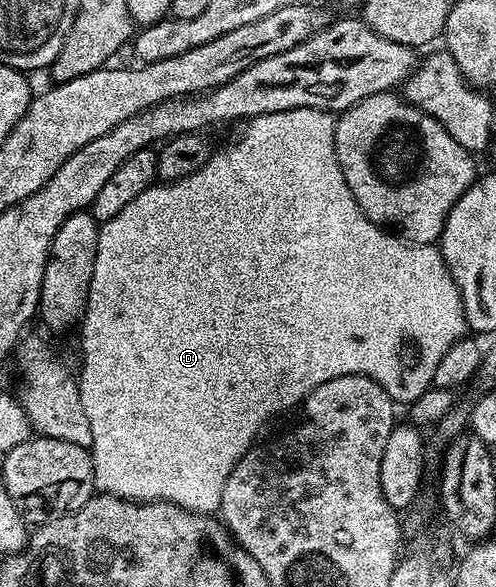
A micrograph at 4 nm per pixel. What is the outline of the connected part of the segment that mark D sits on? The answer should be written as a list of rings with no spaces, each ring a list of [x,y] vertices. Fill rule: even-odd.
[[[290,109],[280,113],[266,113],[260,117],[252,117],[242,126],[243,134],[236,139],[232,145],[227,145],[224,149],[216,148],[212,152],[211,158],[193,175],[183,178],[182,181],[170,183],[156,183],[150,189],[146,189],[121,215],[113,219],[102,222],[97,239],[97,259],[93,263],[93,279],[89,283],[89,295],[87,296],[87,306],[83,308],[81,318],[81,330],[83,334],[79,337],[79,345],[83,348],[83,366],[77,369],[77,380],[79,382],[79,394],[81,395],[81,407],[85,407],[85,419],[89,419],[89,427],[93,431],[93,443],[91,444],[91,462],[95,472],[95,487],[100,494],[113,497],[124,497],[126,501],[136,503],[146,503],[148,501],[168,501],[174,505],[180,505],[183,509],[188,509],[190,513],[201,513],[211,515],[218,510],[221,503],[221,491],[225,491],[225,479],[233,471],[233,467],[240,461],[248,449],[256,444],[255,436],[259,433],[259,428],[266,423],[270,417],[275,417],[278,413],[283,413],[286,409],[302,406],[303,400],[321,383],[329,383],[329,379],[337,379],[341,375],[365,375],[369,379],[376,381],[381,388],[389,394],[391,400],[396,403],[410,403],[416,401],[425,391],[432,388],[433,371],[437,371],[437,363],[441,363],[441,355],[453,347],[459,338],[468,332],[465,311],[463,310],[463,300],[459,294],[457,283],[451,277],[451,272],[447,269],[447,264],[443,258],[443,253],[438,244],[434,245],[413,245],[402,237],[380,227],[367,218],[365,211],[353,199],[353,191],[349,191],[349,183],[345,183],[345,175],[339,166],[339,160],[335,154],[335,122],[336,118],[325,109]],[[412,341],[415,344],[415,362],[410,365],[403,358],[403,344]]]

